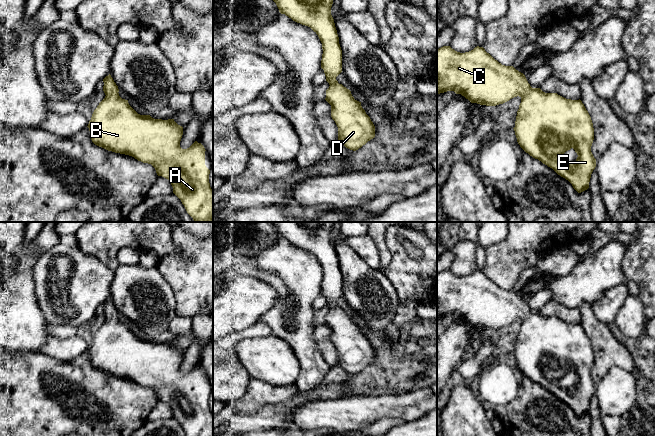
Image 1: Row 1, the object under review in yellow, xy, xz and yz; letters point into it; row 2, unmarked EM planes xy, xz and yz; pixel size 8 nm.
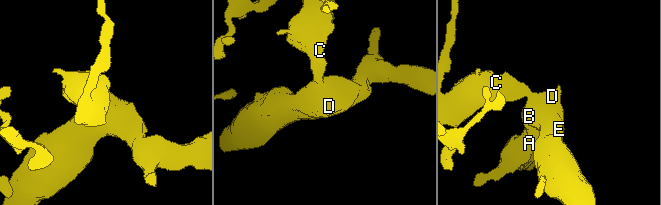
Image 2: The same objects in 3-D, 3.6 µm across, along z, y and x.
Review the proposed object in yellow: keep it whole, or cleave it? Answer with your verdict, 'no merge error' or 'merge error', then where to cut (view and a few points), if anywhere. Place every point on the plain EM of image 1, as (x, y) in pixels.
no merge error | no cut

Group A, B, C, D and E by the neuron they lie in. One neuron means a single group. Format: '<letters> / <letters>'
A B C D E

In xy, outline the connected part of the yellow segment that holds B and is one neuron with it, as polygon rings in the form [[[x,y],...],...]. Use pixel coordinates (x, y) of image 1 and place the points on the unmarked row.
[[[109,298],[103,303],[105,322],[94,334],[88,352],[92,366],[108,375],[134,381],[138,385],[151,388],[158,400],[168,403],[173,411],[173,417],[181,424],[187,436],[213,436],[213,414],[209,407],[210,394],[205,389],[205,372],[195,365],[189,372],[182,373],[180,365],[183,351],[174,343],[154,343],[150,339],[138,338],[128,327],[119,320],[119,313]]]

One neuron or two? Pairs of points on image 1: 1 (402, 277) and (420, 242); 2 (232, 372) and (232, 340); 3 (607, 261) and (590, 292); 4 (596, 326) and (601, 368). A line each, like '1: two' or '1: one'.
1: one
2: two
3: one
4: one

